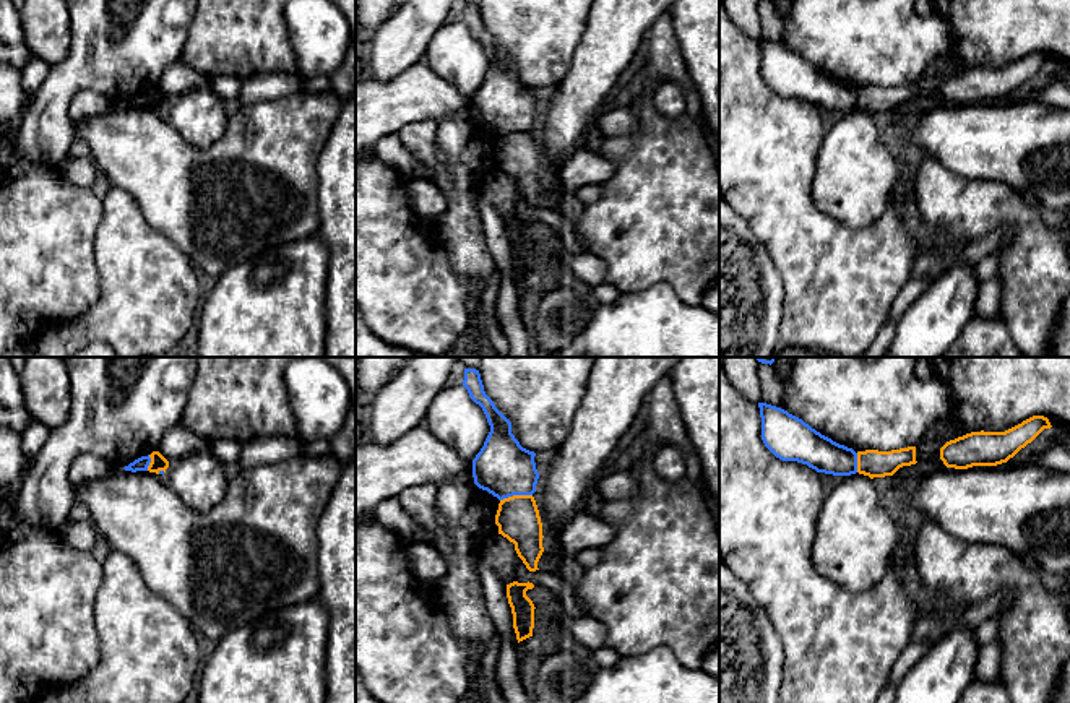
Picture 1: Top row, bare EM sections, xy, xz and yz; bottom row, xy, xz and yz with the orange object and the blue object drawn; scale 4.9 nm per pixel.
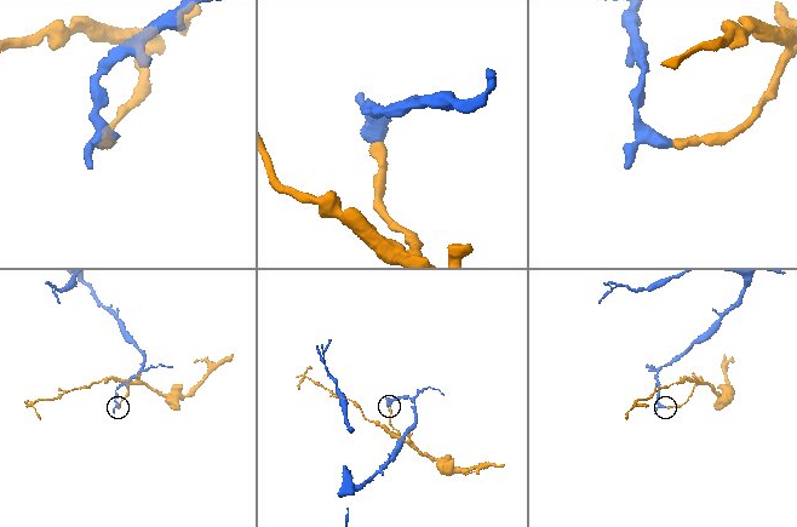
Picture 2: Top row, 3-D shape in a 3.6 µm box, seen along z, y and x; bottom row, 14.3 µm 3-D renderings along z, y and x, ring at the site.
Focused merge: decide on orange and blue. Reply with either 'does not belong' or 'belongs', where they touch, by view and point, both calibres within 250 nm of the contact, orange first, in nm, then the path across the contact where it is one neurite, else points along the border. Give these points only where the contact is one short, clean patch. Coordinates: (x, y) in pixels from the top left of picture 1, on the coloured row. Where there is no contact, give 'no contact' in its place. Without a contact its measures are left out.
does not belong; contact xz (515, 495); calibres 220 and 280 nm; border xz (531, 494), (513, 494), (500, 500)

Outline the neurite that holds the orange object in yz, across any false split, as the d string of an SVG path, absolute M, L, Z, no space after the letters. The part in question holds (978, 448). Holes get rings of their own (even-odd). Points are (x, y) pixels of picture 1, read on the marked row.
M1033 416L1005 432L971 432L947 442L940 459L947 468L997 466L1007 463L1031 443L1044 429L1051 429L1044 416Z

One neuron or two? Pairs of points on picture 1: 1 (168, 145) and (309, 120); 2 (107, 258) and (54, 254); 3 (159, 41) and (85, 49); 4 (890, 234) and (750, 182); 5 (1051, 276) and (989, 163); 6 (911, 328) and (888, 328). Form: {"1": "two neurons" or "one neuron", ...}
{"1": "one neuron", "2": "two neurons", "3": "one neuron", "4": "one neuron", "5": "two neurons", "6": "two neurons"}

